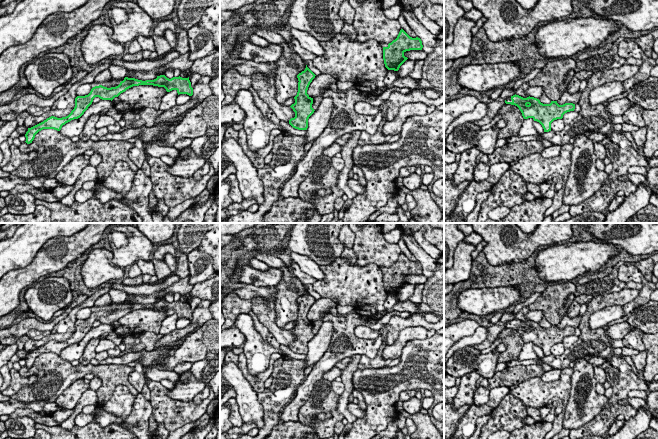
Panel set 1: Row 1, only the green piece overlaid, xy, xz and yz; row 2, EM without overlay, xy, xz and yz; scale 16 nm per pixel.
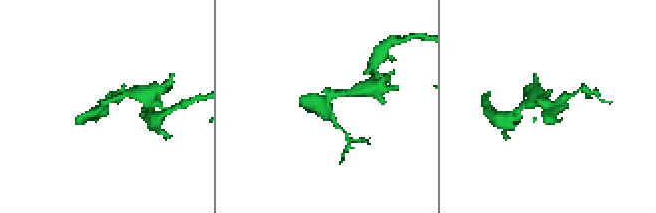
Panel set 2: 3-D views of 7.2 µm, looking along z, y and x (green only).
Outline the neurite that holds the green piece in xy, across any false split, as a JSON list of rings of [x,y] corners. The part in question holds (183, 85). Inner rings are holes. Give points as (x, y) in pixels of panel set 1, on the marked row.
[[[165,75],[157,76],[154,80],[138,80],[135,78],[125,77],[123,81],[116,87],[107,88],[102,85],[95,86],[91,89],[90,93],[85,96],[77,96],[75,98],[75,107],[71,113],[62,118],[57,118],[51,116],[44,120],[43,122],[28,128],[25,134],[26,143],[30,144],[35,138],[35,135],[43,129],[54,129],[60,131],[62,126],[71,120],[80,118],[88,107],[92,104],[95,97],[99,97],[102,100],[113,100],[118,97],[121,93],[125,92],[127,89],[133,86],[139,85],[153,85],[158,87],[164,87],[167,92],[176,90],[179,94],[187,94],[189,96],[193,95],[193,88],[191,87],[191,82],[188,78],[173,77],[171,79],[167,78]]]

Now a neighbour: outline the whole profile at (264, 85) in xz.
[[[253,73],[252,87],[269,107],[269,109],[282,121],[289,123],[291,118],[295,117],[295,112],[290,106],[283,106],[276,100],[276,89],[274,77],[263,73]]]

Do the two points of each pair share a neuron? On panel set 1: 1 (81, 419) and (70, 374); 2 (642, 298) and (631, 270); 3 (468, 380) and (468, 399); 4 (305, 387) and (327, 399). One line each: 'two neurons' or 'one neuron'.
1: two neurons
2: one neuron
3: one neuron
4: two neurons

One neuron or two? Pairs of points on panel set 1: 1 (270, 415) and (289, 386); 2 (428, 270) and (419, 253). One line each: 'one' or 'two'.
1: one
2: one

